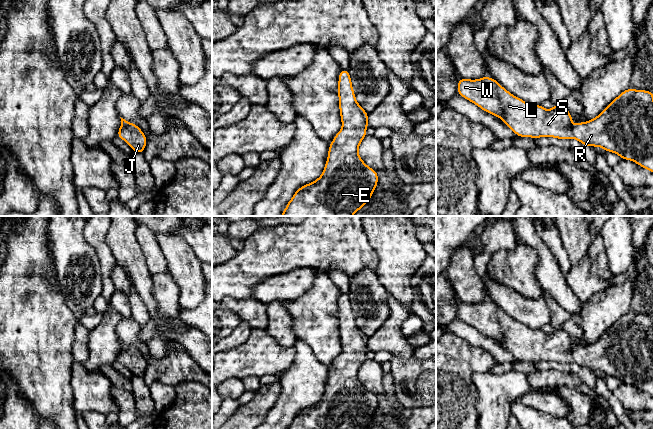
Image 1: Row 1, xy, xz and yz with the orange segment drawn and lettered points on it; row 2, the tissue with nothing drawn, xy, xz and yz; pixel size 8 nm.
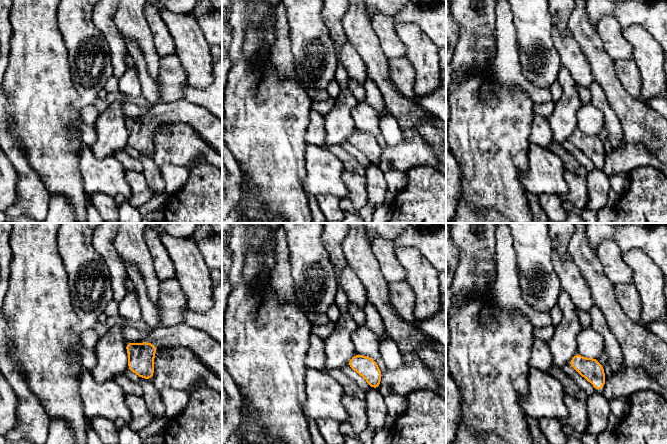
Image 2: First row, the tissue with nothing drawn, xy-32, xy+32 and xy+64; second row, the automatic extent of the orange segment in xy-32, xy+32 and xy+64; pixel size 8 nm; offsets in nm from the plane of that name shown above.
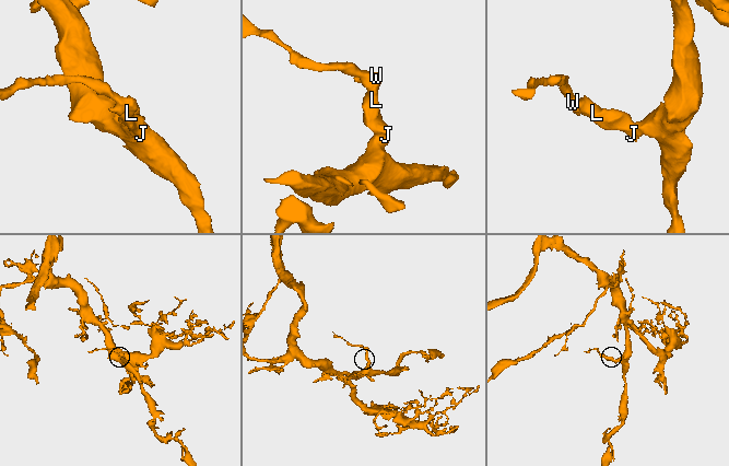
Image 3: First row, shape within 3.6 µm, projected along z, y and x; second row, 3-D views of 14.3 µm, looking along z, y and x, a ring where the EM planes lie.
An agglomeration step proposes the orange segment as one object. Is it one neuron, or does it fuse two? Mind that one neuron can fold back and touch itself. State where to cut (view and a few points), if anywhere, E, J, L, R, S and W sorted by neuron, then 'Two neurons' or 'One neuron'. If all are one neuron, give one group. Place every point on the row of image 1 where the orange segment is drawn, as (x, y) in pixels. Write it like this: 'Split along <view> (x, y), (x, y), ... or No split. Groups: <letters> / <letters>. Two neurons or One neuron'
No split. Groups: E J L R S W. One neuron

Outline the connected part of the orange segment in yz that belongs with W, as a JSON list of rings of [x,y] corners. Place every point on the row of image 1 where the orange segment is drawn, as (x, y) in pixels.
[[[482,77],[478,80],[458,80],[460,96],[473,102],[482,110],[501,118],[519,137],[555,137],[577,139],[586,147],[600,146],[604,151],[618,154],[621,159],[631,160],[653,173],[653,93],[629,88],[615,98],[596,118],[572,125],[572,116],[563,105],[545,110],[542,105],[530,105],[517,98],[495,79]]]

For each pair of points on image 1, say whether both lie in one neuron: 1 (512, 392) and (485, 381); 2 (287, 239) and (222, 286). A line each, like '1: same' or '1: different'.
1: same
2: same

